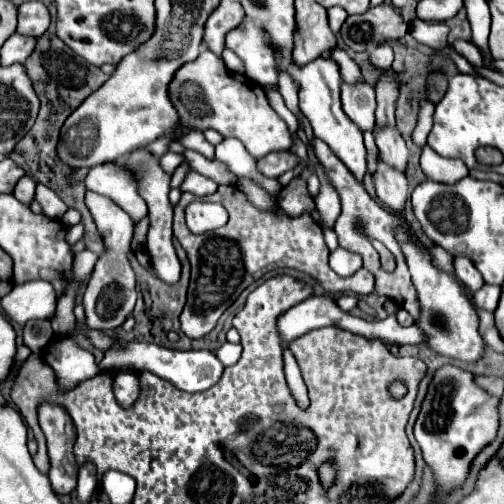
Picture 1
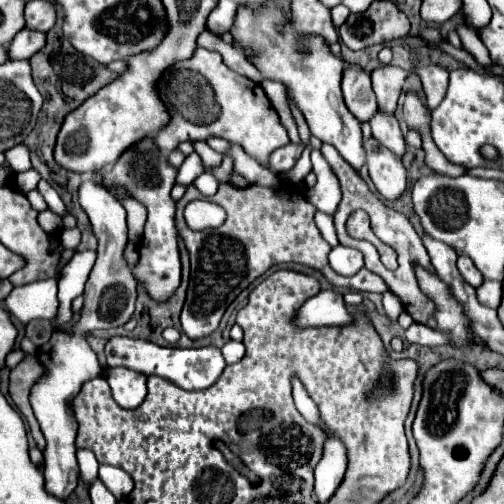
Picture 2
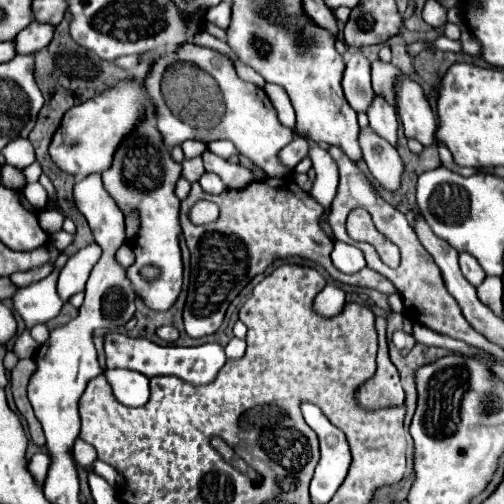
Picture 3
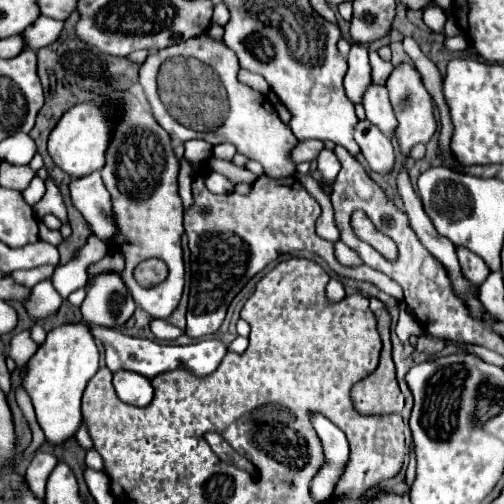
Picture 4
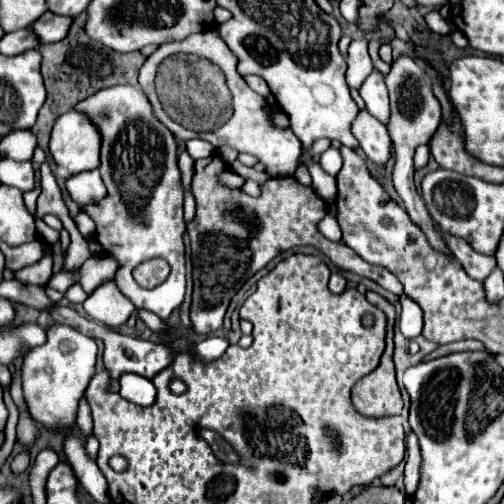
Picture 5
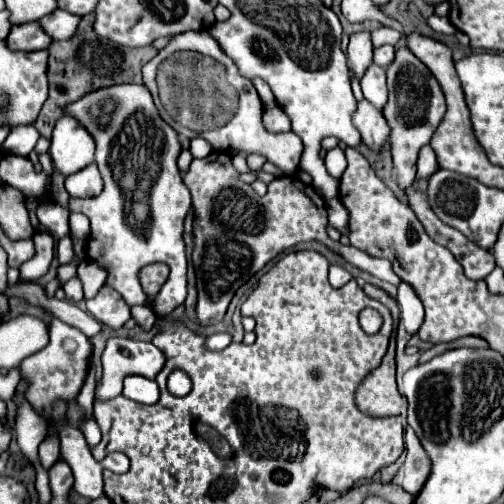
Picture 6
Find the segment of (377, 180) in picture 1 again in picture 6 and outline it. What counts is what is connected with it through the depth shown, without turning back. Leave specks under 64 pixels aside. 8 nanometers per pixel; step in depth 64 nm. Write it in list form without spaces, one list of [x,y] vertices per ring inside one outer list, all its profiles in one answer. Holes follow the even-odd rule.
[[[360,100],[354,114],[352,114],[354,126],[360,130],[362,140],[368,144],[370,150],[380,150],[380,146],[388,140],[388,124],[382,116],[382,112],[376,112],[368,100]]]

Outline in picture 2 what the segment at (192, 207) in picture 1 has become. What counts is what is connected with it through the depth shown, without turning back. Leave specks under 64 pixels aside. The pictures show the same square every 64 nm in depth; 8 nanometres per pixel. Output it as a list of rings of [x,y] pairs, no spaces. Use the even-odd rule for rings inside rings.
[[[194,200],[186,206],[186,222],[192,230],[204,230],[204,228],[216,228],[224,222],[226,214],[224,210],[210,202],[210,200]]]

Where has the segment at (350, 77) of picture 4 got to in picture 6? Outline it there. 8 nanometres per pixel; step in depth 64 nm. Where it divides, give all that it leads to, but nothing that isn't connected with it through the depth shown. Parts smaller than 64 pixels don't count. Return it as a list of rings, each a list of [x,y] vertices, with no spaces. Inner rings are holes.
[[[354,32],[348,44],[348,66],[356,78],[362,78],[372,64],[372,40],[370,32]]]

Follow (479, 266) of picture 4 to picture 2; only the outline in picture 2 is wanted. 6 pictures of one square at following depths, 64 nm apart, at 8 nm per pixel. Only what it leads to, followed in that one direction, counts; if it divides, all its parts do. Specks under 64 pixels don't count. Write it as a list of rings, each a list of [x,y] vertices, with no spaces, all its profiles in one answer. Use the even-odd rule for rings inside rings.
[[[460,256],[460,258],[458,258],[458,270],[460,270],[462,278],[464,278],[470,286],[474,286],[474,288],[478,288],[478,286],[484,282],[480,270],[474,266],[474,262],[472,262],[468,256]]]

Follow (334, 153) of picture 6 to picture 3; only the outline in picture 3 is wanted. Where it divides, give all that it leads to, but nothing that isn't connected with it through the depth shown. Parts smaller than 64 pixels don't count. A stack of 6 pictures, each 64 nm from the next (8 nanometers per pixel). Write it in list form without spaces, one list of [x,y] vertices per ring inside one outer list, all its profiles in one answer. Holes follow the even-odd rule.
[[[306,138],[310,144],[310,159],[316,170],[316,180],[312,188],[312,196],[316,202],[320,202],[324,208],[332,206],[332,198],[338,188],[338,168],[330,154],[325,149],[318,148],[318,144]]]

